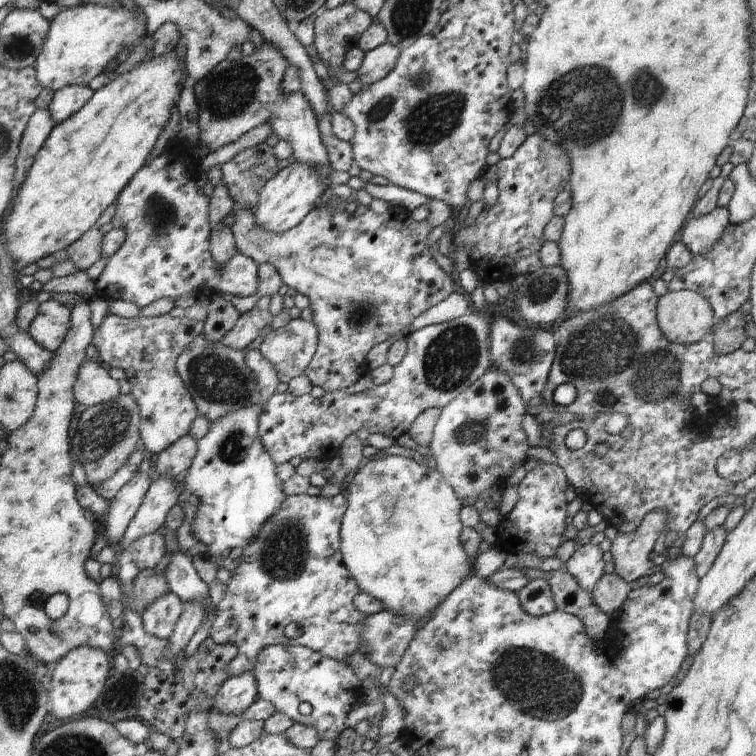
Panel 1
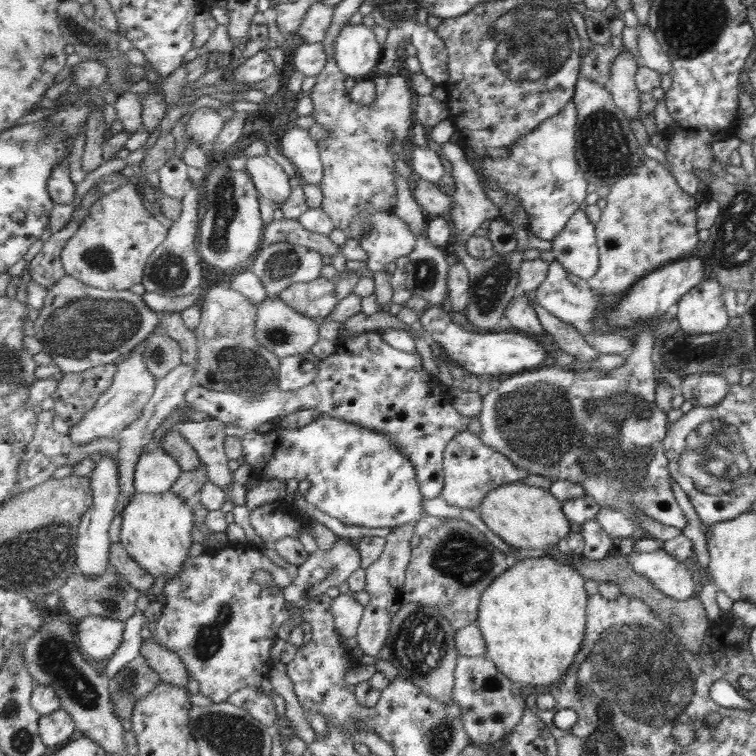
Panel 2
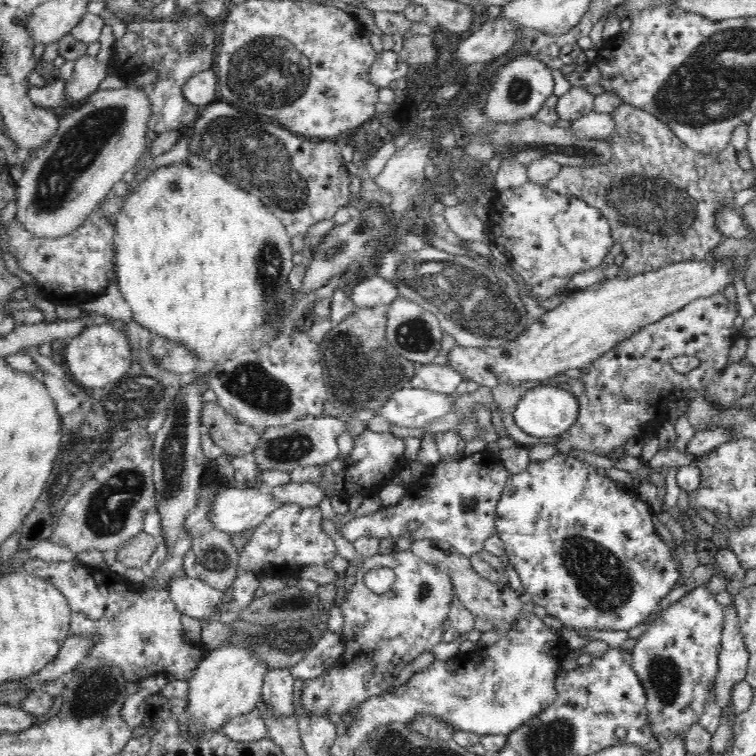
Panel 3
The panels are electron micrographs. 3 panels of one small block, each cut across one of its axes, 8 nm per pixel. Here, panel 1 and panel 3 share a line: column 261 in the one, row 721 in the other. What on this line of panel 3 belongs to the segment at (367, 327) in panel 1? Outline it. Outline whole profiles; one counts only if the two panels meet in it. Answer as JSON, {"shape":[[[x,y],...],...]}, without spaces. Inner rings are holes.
{"shape":[[[258,708],[246,716],[236,716],[234,720],[228,720],[224,724],[222,732],[236,742],[254,742],[254,740],[268,738],[268,728],[266,728],[266,722],[262,720],[262,712]]]}

